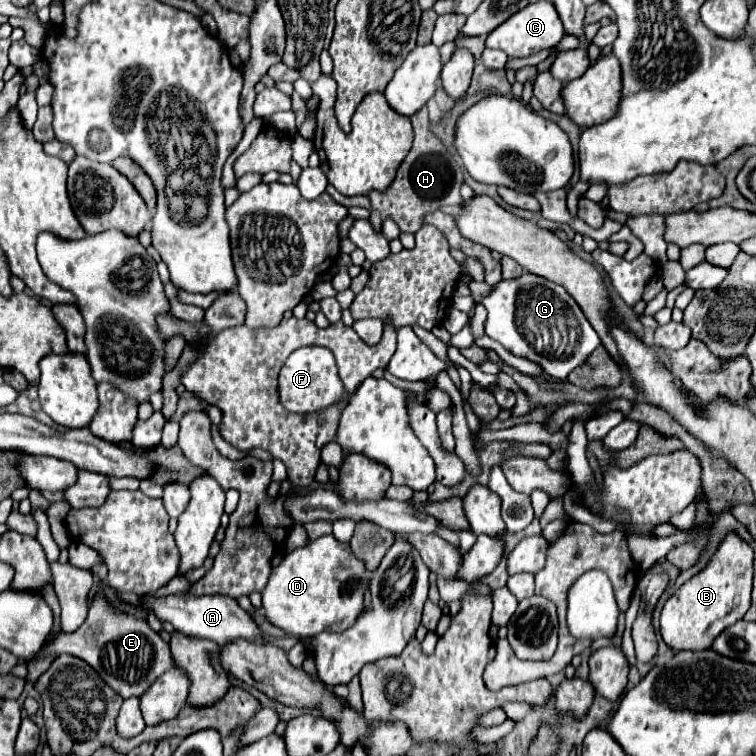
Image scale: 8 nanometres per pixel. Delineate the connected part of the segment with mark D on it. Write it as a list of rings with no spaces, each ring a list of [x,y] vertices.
[[[331,534],[311,540],[303,548],[297,548],[281,560],[279,566],[271,570],[269,582],[261,592],[261,608],[269,624],[293,634],[297,638],[313,638],[321,632],[343,632],[357,620],[363,606],[363,594],[369,588],[369,572],[365,570],[363,562],[355,558],[347,542],[337,542]]]

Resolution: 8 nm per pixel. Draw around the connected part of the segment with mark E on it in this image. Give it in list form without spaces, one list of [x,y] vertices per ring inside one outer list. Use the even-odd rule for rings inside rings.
[[[101,594],[93,600],[83,626],[71,634],[61,632],[47,646],[47,650],[51,654],[71,654],[75,658],[85,660],[99,672],[107,686],[111,686],[125,700],[131,696],[139,698],[141,694],[145,694],[145,690],[165,670],[173,666],[169,644],[157,632],[153,632],[145,620],[137,620],[127,614],[117,614]]]

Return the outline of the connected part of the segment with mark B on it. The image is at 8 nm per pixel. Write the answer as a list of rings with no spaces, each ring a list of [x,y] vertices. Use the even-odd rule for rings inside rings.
[[[729,534],[703,572],[685,582],[661,610],[661,636],[673,652],[707,650],[731,624],[741,620],[751,606],[753,548],[737,534]]]

